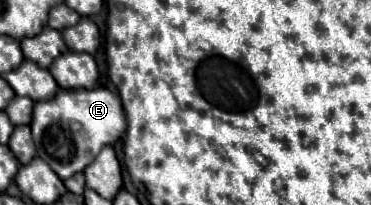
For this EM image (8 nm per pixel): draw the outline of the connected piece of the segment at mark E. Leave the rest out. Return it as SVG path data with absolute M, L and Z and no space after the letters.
M107 88L93 90L59 90L53 100L37 102L33 110L33 138L37 144L37 156L45 160L51 170L67 180L69 176L83 172L103 146L115 144L123 138L127 128L121 100Z

